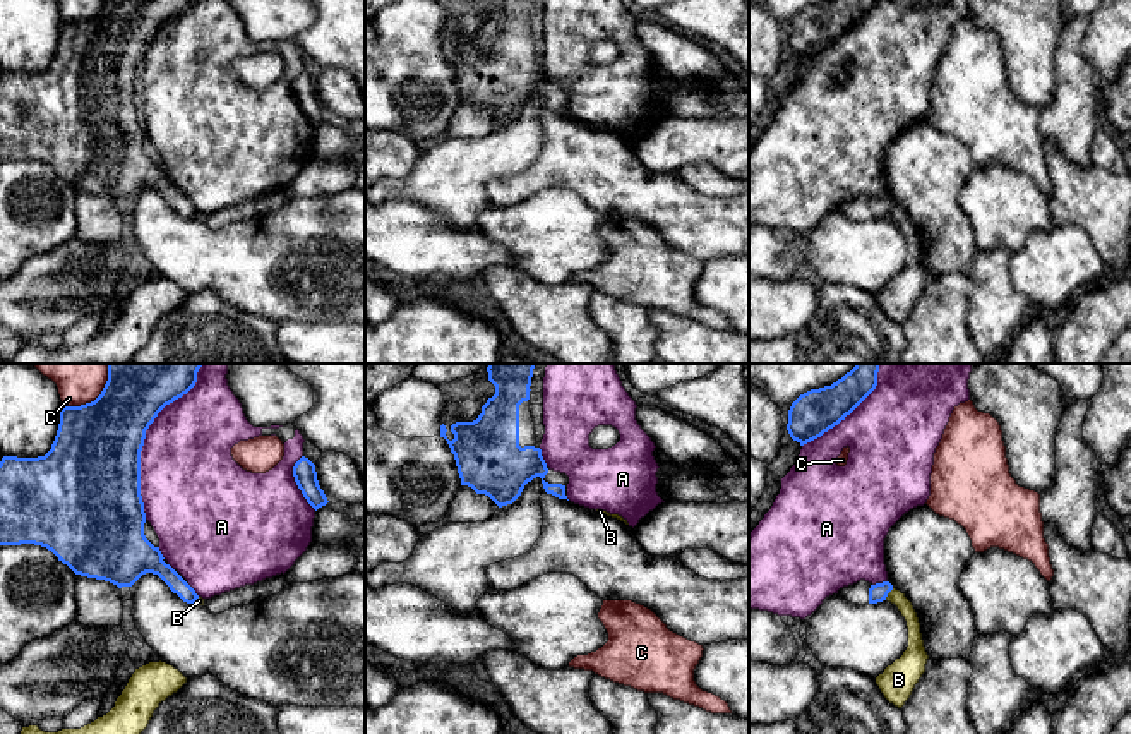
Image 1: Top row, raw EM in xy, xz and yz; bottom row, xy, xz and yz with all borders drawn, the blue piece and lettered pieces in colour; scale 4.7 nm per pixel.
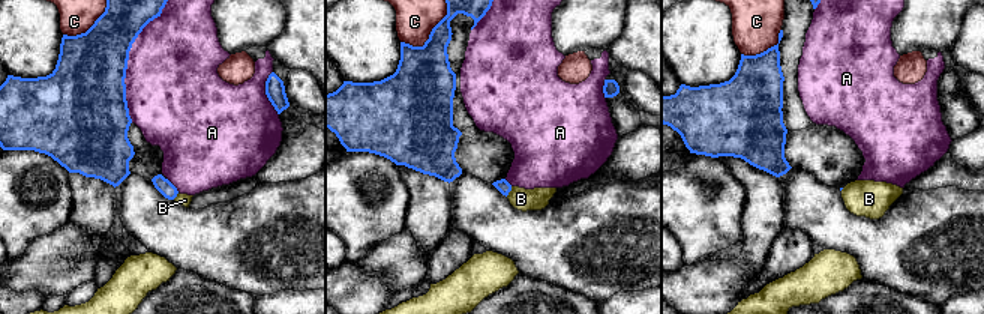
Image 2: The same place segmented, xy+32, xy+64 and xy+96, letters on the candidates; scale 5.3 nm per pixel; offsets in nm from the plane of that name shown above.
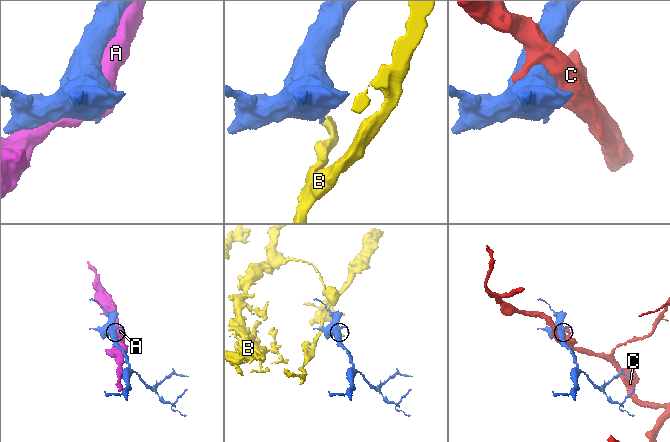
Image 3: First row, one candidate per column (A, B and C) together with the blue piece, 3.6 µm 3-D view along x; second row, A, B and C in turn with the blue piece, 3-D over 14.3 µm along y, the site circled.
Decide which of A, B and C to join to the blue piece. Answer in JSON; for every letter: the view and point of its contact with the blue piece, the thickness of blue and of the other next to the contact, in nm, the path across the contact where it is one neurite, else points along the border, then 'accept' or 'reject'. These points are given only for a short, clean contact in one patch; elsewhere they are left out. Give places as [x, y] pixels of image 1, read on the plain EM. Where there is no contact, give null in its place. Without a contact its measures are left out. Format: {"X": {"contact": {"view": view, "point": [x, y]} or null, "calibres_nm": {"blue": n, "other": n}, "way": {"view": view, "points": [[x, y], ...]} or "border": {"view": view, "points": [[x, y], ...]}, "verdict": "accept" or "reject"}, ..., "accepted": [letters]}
{"A": {"contact": {"view": "xy", "point": [141, 64]}, "calibres_nm": {"blue": 440, "other": 440}, "verdict": "reject"}, "B": {"contact": {"view": "yz", "point": [888, 208]}, "calibres_nm": {"blue": 90, "other": 70}, "border": {"view": "yz", "points": [[893, 204], [885, 215]]}, "verdict": "reject"}, "C": {"contact": {"view": "xy", "point": [86, 19]}, "calibres_nm": {"blue": 420, "other": 110}, "verdict": "reject"}, "accepted": []}

